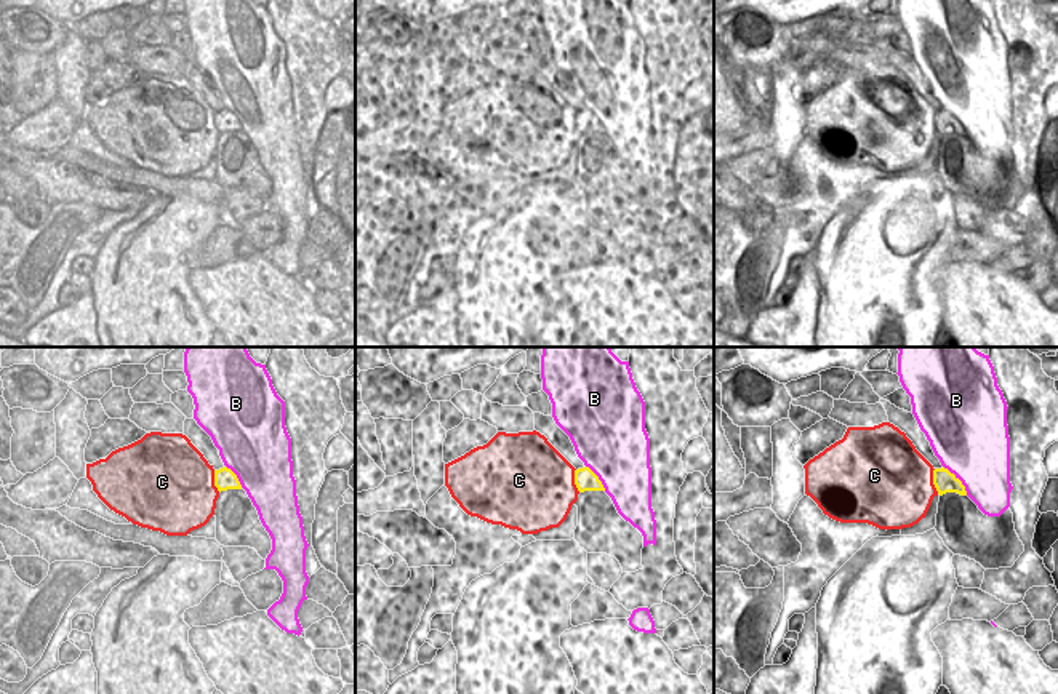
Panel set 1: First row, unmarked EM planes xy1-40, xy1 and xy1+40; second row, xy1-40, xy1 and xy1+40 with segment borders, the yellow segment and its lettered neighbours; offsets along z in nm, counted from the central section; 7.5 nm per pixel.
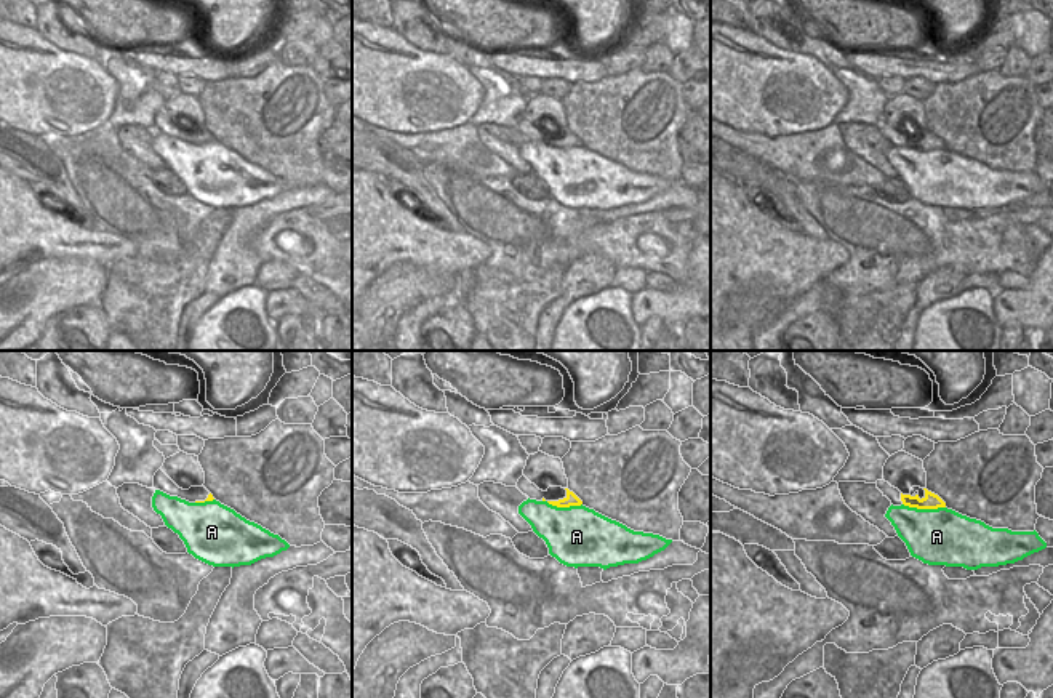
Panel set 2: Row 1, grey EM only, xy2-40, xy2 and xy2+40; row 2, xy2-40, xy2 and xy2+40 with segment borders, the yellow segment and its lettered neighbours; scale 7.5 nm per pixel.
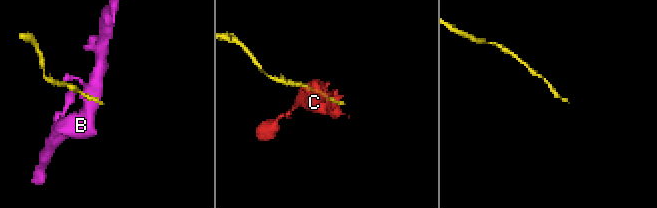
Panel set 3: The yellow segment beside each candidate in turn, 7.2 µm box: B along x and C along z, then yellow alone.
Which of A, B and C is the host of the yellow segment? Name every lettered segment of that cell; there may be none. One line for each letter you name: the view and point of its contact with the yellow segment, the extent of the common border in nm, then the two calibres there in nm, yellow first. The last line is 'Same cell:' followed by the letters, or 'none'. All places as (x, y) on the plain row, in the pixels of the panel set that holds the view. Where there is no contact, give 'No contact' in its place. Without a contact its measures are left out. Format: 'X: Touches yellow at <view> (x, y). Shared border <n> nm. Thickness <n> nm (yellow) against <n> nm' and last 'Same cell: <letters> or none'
Same cell: none

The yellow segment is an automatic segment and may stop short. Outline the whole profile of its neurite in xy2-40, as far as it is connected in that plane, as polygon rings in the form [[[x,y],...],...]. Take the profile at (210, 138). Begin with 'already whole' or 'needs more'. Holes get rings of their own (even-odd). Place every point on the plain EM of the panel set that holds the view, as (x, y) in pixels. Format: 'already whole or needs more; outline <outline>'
needs more; outline [[[158,110],[154,117],[154,130],[160,131],[170,138],[178,138],[189,144],[205,144],[213,142],[213,136],[202,128],[190,128],[189,131],[179,130],[162,110]]]

